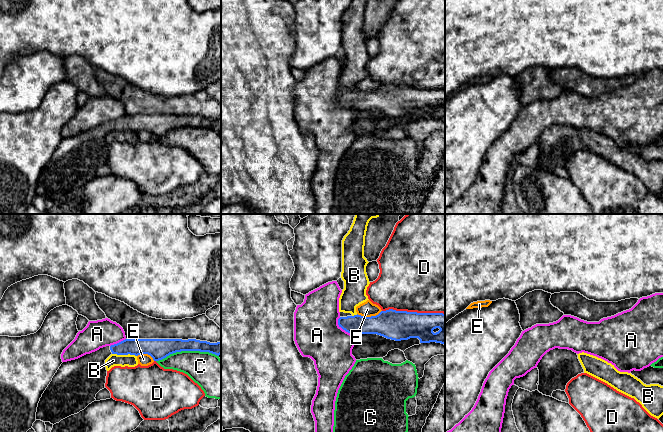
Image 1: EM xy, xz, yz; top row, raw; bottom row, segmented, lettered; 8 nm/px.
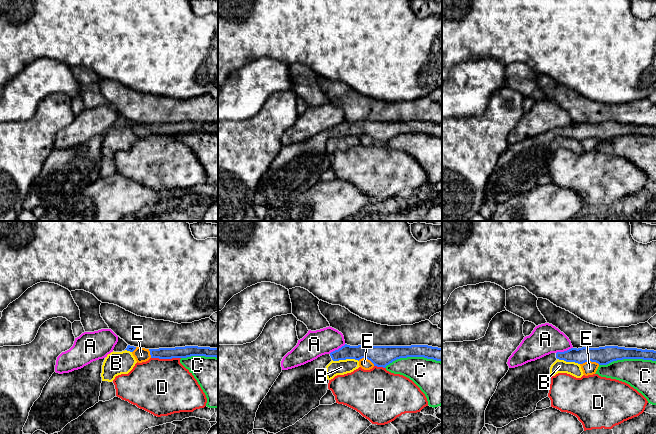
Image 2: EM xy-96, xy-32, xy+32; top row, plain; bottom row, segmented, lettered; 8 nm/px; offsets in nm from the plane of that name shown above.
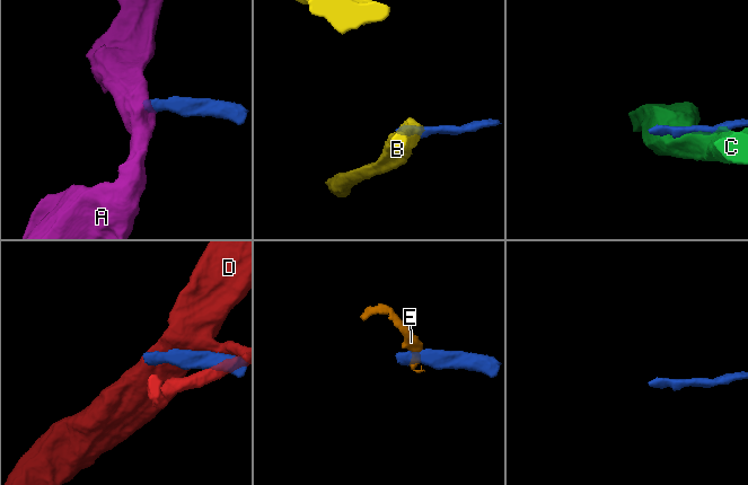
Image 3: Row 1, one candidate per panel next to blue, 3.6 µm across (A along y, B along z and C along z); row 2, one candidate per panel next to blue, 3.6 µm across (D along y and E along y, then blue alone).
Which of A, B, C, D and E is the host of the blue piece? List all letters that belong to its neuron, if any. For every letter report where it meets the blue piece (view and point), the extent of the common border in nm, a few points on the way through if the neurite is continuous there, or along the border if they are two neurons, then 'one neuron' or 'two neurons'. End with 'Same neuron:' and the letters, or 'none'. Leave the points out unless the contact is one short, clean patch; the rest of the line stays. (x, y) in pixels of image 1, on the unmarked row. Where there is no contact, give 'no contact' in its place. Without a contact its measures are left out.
A: contact xz (342, 104); length 190 nm; border xz (339, 93), (338, 100), (353, 111); two neurons
B: contact xy (124, 130); length 200 nm; border xy (112, 129), (134, 130), (136, 132); two neurons
C: contact xy (187, 126); length 500 nm; two neurons
D: contact xz (413, 88); length 500 nm; two neurons
E: contact xz (369, 93); length 200 nm; border xz (381, 86), (377, 90), (370, 92), (357, 90); two neurons
Same neuron: none

